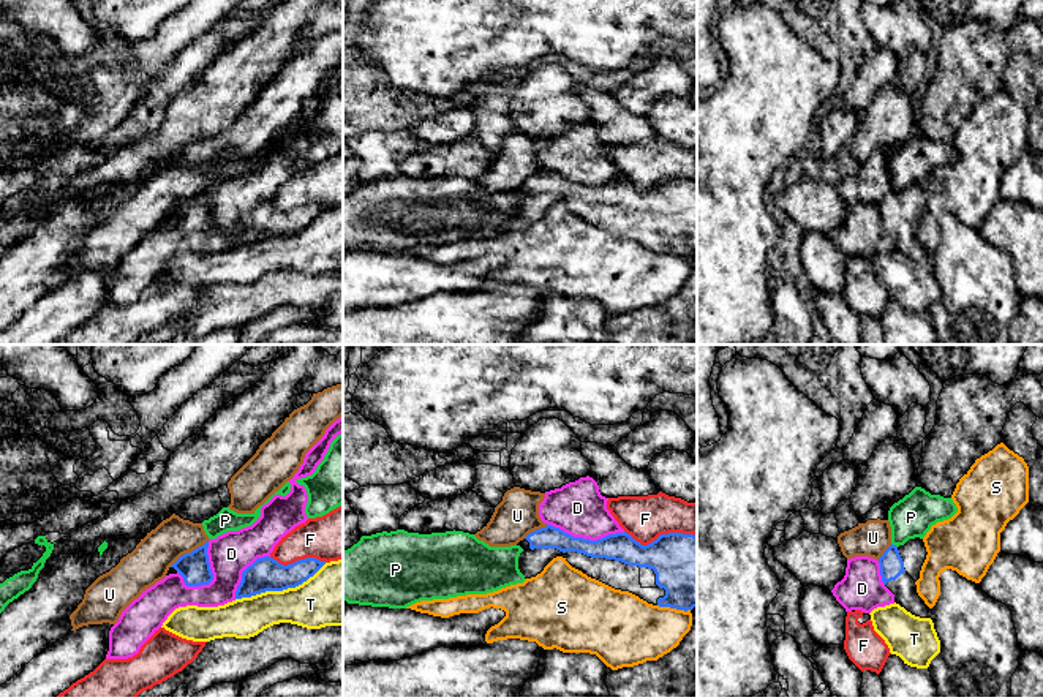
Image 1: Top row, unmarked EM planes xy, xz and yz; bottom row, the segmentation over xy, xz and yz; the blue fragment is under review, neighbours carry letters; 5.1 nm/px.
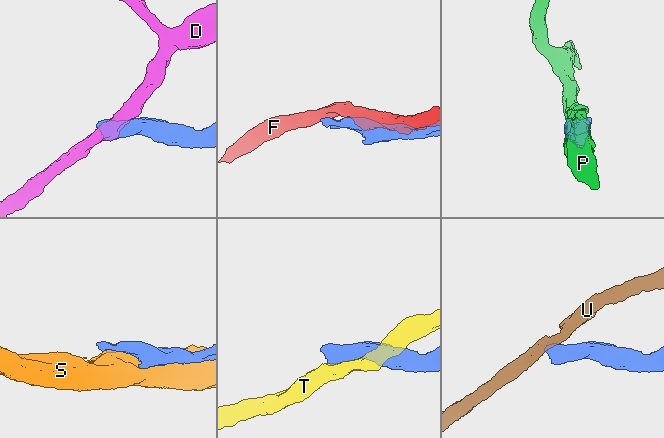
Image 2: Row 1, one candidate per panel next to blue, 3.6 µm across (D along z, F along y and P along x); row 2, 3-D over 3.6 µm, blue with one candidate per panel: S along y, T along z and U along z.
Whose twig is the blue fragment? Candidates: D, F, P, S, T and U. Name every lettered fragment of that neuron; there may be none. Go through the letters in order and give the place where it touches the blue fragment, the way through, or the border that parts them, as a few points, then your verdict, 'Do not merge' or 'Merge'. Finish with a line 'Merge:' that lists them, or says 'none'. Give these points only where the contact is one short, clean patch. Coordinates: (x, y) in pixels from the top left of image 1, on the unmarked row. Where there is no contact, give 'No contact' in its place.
D: Touches blue at xy (210, 218). Do not merge
F: Touches blue at xz (661, 180). Do not merge
P: Touches blue at yz (895, 192). Do not merge
S: Touches blue at xz (673, 253). Do not merge
T: Touches blue at xy (280, 236). Do not merge
U: Touches blue at xy (188, 199). Boundary: xy (207, 185), (190, 198), (182, 199), (169, 212). Do not merge
Merge: none

